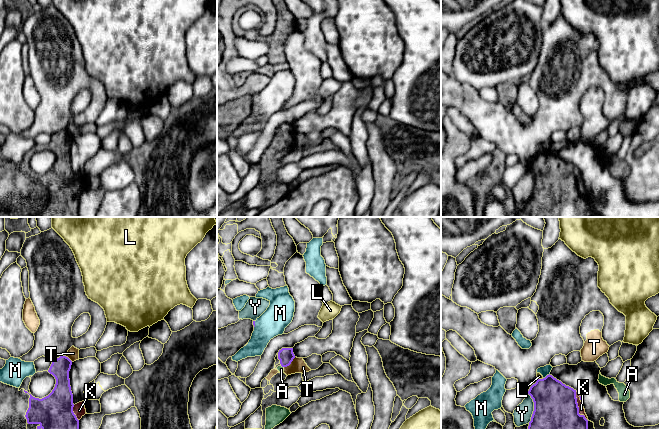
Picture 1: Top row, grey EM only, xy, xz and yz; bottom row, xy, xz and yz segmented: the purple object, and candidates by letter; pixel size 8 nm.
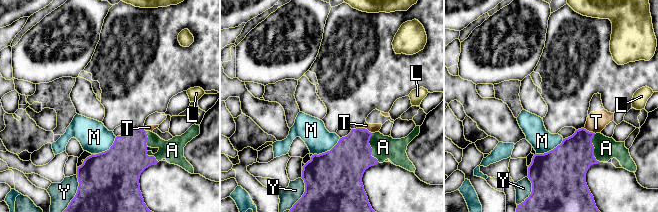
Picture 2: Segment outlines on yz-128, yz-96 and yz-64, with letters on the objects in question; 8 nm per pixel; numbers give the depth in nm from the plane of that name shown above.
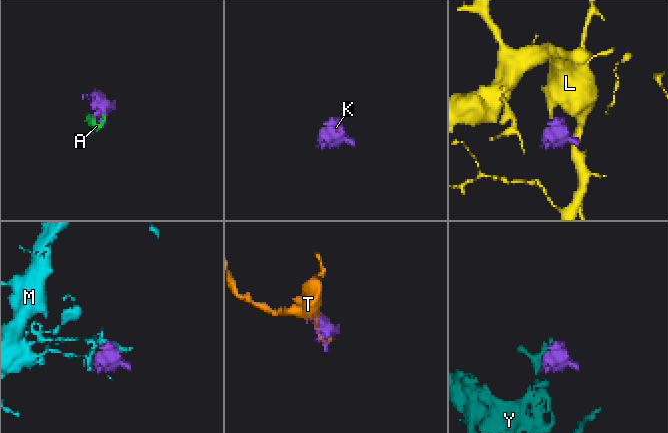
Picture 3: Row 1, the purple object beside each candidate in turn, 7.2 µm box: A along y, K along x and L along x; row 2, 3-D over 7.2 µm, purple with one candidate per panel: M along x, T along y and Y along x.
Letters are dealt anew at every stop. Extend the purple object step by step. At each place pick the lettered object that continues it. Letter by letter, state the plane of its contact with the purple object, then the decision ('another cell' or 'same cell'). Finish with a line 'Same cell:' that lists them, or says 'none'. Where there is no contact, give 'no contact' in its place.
A: meets purple in xz; same cell
K: meets purple in yz; same cell
L: meets purple in yz; another cell
M: meets purple in yz; another cell
T: meets purple in xz; another cell
Y: meets purple in yz; another cell
Same cell: A, K

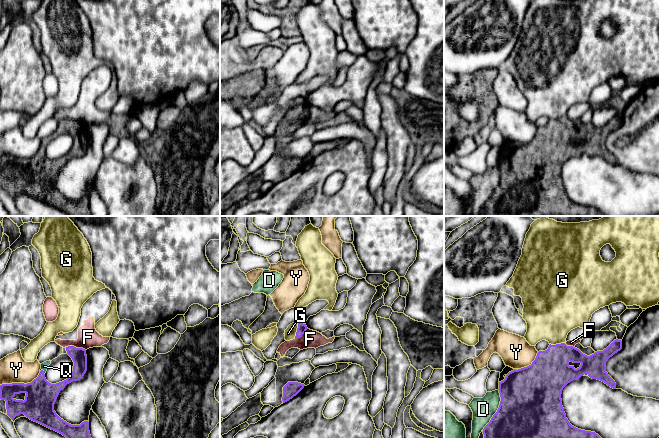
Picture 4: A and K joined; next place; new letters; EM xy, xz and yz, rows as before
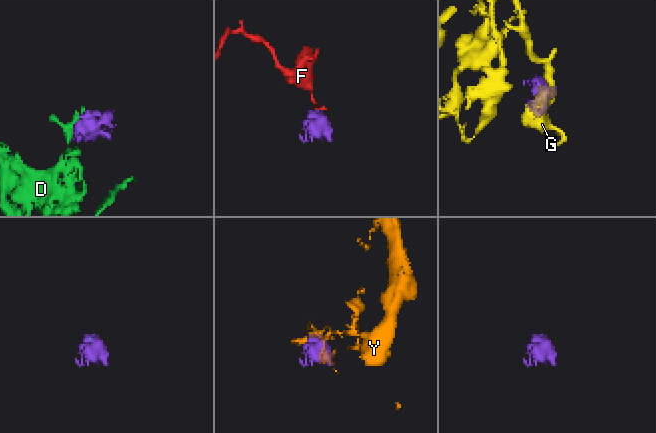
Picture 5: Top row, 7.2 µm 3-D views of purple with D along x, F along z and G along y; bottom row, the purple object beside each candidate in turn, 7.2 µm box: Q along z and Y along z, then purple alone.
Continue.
D: meets purple in yz; another cell
F: meets purple in xy; another cell
G: meets purple in xz; another cell
Q: meets purple in xy; same cell
Y: meets purple in xy; another cell
Same cell: Q

